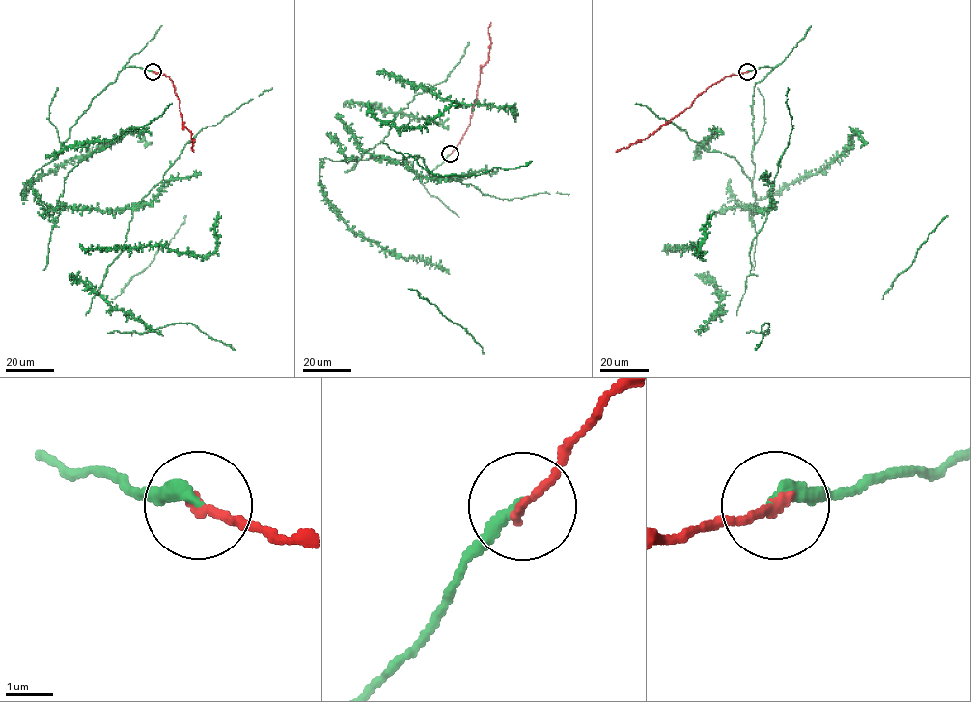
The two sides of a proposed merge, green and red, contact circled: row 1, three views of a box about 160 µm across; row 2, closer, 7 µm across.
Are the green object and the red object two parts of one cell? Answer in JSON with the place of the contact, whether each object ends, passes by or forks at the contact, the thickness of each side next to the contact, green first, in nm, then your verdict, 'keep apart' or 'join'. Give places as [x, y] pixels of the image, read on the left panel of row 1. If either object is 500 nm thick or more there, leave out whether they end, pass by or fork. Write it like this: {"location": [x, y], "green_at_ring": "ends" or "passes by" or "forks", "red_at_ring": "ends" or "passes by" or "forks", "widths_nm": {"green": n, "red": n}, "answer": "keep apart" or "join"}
{"location": [152, 71], "green_at_ring": "ends", "red_at_ring": "ends", "widths_nm": {"green": 280, "red": 200}, "answer": "join"}

